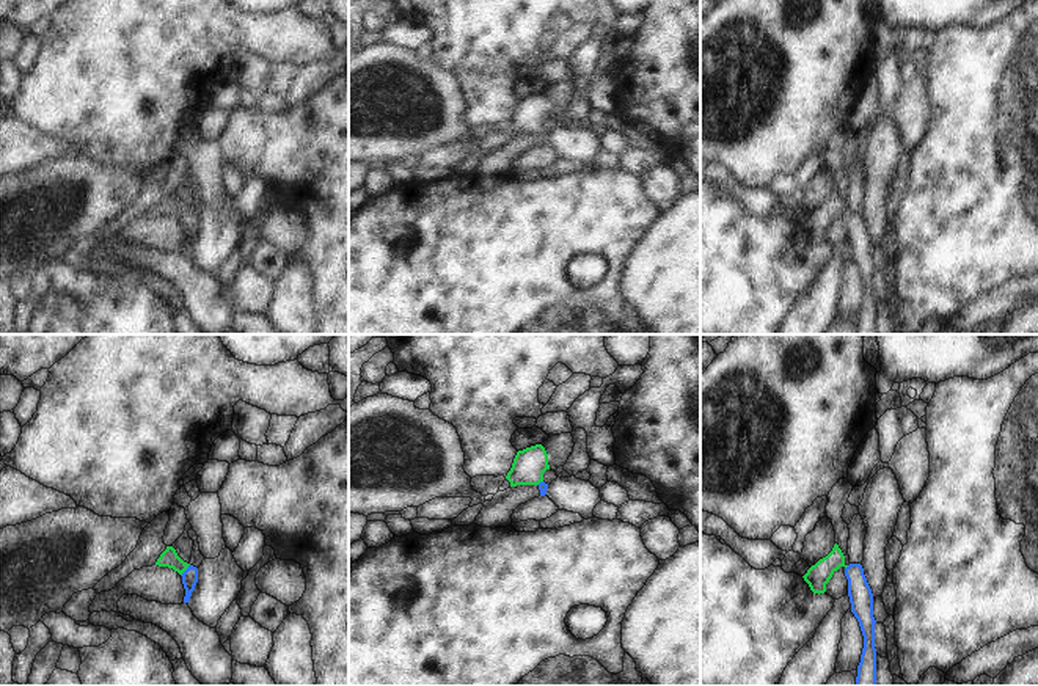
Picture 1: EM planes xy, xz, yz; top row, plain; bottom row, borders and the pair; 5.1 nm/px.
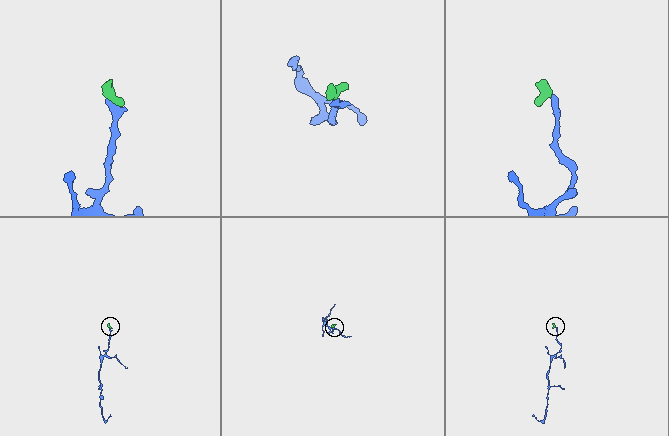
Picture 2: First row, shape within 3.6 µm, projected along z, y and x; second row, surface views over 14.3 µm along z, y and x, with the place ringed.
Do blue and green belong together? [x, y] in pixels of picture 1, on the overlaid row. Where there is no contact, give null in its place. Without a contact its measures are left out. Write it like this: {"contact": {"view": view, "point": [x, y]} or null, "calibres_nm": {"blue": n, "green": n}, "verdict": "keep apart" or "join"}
{"contact": {"view": "xy", "point": [186, 570]}, "calibres_nm": {"blue": 80, "green": 90}, "verdict": "join"}

